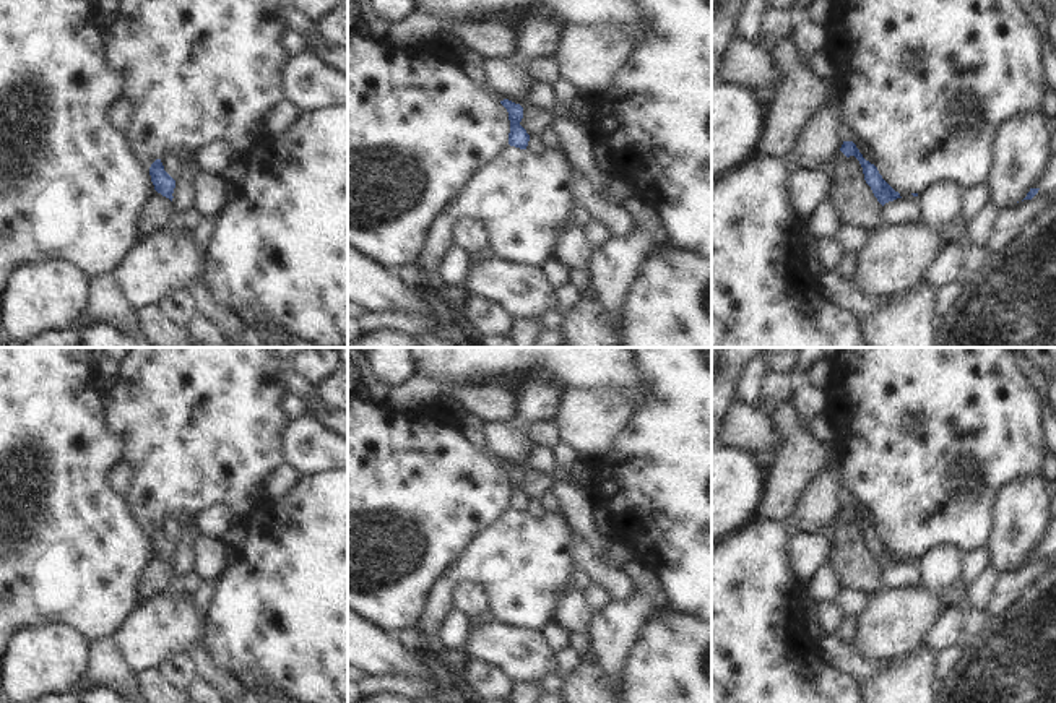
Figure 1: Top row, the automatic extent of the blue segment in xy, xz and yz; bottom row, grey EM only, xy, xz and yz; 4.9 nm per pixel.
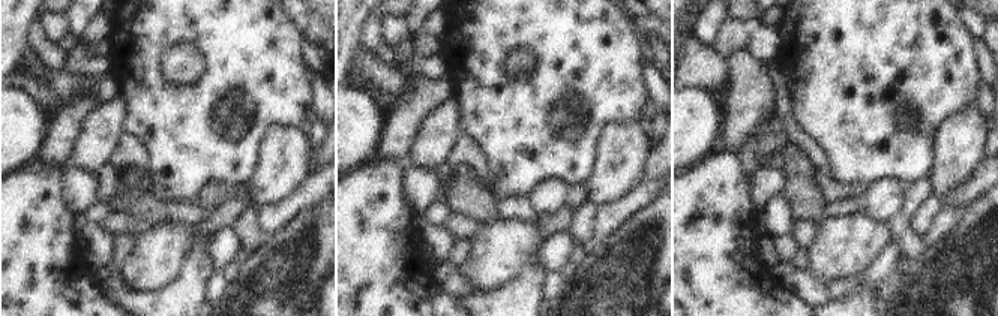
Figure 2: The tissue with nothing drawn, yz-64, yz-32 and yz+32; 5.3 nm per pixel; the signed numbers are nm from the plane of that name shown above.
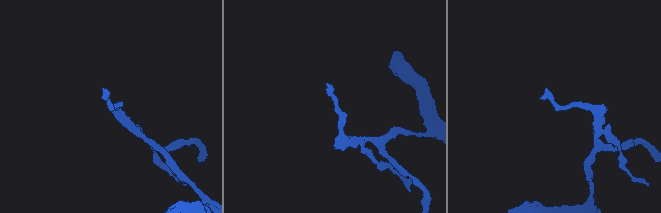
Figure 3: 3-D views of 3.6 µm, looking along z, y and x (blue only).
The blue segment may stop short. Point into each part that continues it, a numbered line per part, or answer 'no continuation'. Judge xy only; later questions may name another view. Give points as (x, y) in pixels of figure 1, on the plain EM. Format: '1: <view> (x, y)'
no continuation

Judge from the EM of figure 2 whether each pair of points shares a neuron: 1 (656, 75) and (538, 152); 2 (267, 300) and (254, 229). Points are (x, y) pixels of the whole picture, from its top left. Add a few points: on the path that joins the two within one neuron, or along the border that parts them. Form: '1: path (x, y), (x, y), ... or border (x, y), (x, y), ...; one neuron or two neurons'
1: border (643, 57), (643, 80), (649, 95); two neurons
2: border (266, 237), (249, 253); two neurons

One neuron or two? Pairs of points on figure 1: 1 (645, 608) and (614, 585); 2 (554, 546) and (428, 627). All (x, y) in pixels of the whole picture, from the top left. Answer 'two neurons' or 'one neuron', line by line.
1: two neurons
2: one neuron

